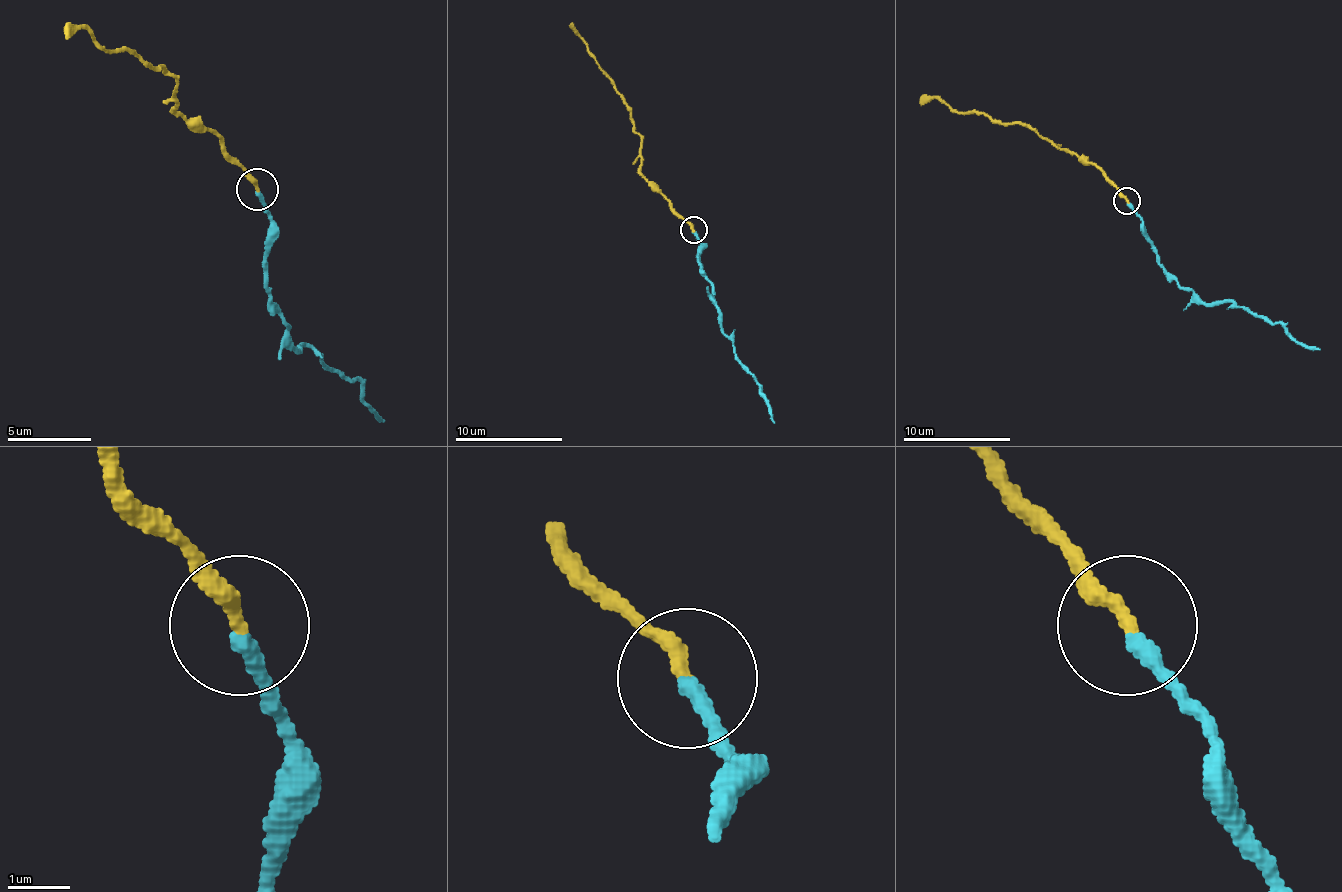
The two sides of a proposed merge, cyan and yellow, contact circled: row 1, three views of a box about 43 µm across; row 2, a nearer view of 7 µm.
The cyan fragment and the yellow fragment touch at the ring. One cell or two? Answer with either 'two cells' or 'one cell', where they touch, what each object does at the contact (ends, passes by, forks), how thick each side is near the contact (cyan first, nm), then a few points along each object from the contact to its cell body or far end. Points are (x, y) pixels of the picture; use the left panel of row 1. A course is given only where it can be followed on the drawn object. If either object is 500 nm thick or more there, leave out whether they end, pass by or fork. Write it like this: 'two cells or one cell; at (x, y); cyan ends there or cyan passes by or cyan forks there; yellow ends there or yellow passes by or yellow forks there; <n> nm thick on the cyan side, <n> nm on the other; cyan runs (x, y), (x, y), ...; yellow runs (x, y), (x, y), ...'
one cell; at (257, 189); cyan ends there; yellow ends there; 260 nm thick on the cyan side, 280 nm on the other; cyan runs (258, 190), (271, 219), (267, 304), (288, 325), (288, 337), (300, 350), (309, 346), (359, 384), (385, 421); yellow runs (258, 190), (212, 131), (174, 106), (166, 68), (136, 51), (107, 51), (86, 30), (65, 38)

